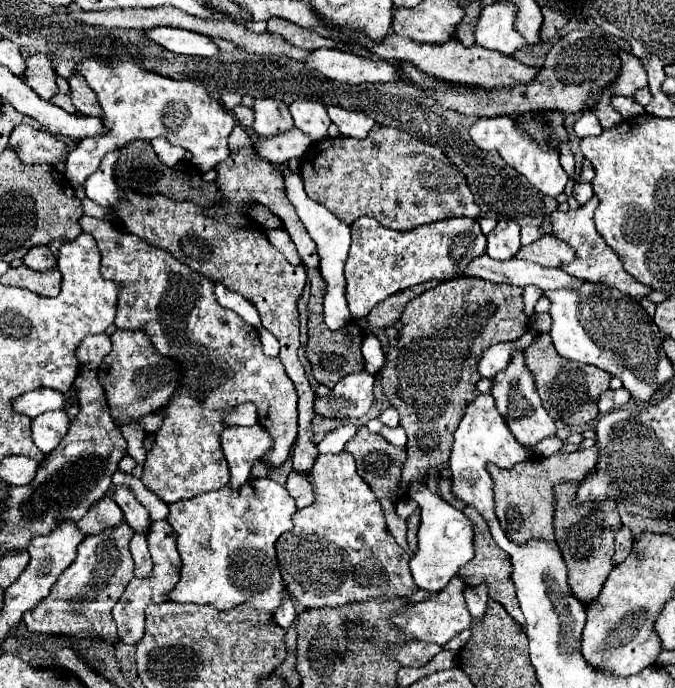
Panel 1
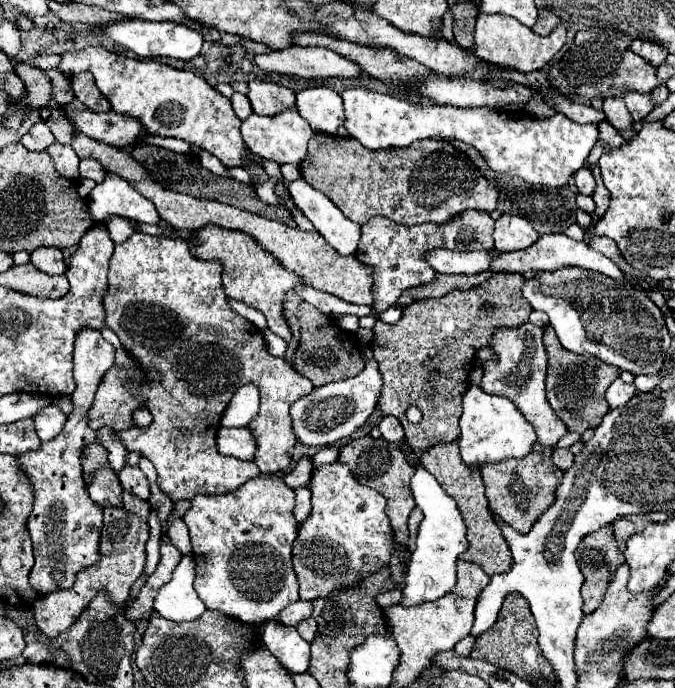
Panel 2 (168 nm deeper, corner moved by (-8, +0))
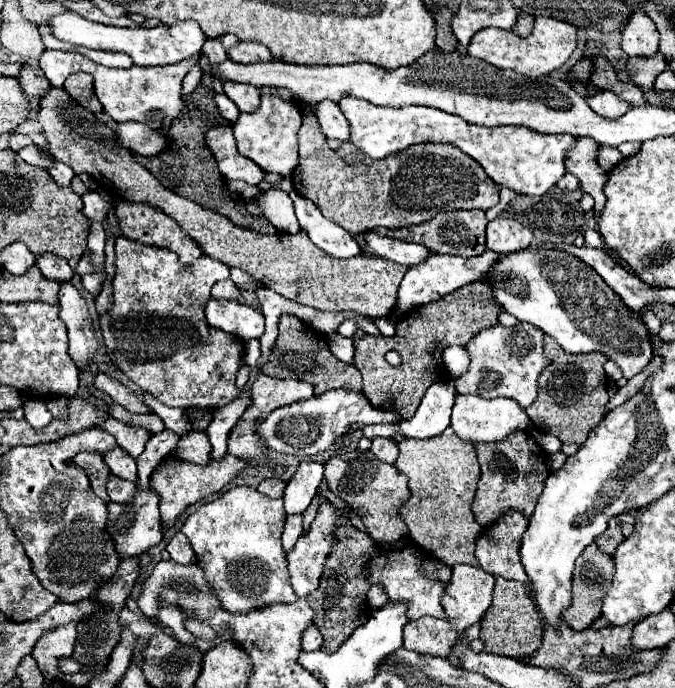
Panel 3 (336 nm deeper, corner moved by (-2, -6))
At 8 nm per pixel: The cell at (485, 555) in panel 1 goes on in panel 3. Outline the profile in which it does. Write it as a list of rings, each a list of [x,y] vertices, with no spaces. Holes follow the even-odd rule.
[[[448,426],[442,434],[426,440],[402,438],[398,442],[398,450],[400,456],[394,466],[408,476],[410,488],[410,498],[400,506],[398,514],[408,526],[412,540],[430,550],[434,556],[446,560],[448,566],[478,566],[474,544],[482,532],[482,526],[476,524],[470,510],[476,482],[480,478],[480,464],[476,460],[474,446],[468,440],[458,438],[456,432]]]

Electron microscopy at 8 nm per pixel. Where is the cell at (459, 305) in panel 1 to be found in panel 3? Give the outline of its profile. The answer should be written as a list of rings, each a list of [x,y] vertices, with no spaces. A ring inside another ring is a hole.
[[[472,282],[466,284],[450,294],[446,294],[442,300],[418,306],[410,310],[402,320],[396,322],[396,336],[370,336],[354,340],[354,366],[362,374],[364,384],[364,396],[370,400],[370,404],[378,410],[394,410],[398,408],[402,412],[402,418],[414,416],[426,388],[434,384],[434,380],[446,380],[450,376],[444,370],[442,364],[442,348],[460,344],[466,346],[466,342],[482,328],[498,324],[498,314],[502,308],[490,300],[490,286],[486,282]],[[388,350],[396,350],[402,356],[400,366],[390,366],[384,358]]]

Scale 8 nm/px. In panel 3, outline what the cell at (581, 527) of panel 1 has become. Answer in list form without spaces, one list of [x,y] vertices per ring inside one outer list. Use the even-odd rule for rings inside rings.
[[[590,544],[588,548],[584,548],[584,552],[576,560],[576,568],[574,568],[574,576],[572,576],[572,602],[562,612],[562,616],[570,624],[570,628],[586,630],[592,626],[592,622],[600,616],[600,606],[602,606],[606,592],[610,590],[612,576],[614,576],[612,556],[600,552],[596,544]]]

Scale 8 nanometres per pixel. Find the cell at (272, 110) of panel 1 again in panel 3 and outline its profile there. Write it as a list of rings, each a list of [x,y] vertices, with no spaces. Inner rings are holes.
[[[226,82],[224,94],[238,106],[240,112],[254,112],[254,108],[258,108],[258,102],[260,102],[260,90],[250,84]]]

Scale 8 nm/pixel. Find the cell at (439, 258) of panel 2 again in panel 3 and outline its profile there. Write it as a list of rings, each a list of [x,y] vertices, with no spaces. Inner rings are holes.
[[[362,232],[360,234],[364,238],[364,252],[370,256],[378,256],[384,260],[392,260],[398,264],[406,264],[406,266],[414,266],[420,264],[422,260],[426,260],[426,252],[430,252],[426,246],[422,244],[414,244],[414,242],[402,242],[398,238],[390,238],[390,236],[380,236],[376,232]]]

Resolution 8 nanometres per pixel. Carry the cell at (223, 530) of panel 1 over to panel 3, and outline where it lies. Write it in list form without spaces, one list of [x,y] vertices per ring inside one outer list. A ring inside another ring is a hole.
[[[234,486],[228,492],[224,492],[224,496],[220,496],[218,500],[202,504],[194,514],[190,514],[190,518],[182,526],[182,532],[190,538],[192,548],[196,552],[196,562],[202,562],[206,580],[210,580],[216,596],[228,612],[250,612],[254,608],[262,608],[268,604],[292,604],[294,600],[298,600],[290,584],[286,554],[282,552],[280,542],[284,520],[286,512],[282,508],[282,500],[266,500],[266,496],[262,496],[256,488],[250,486]]]

